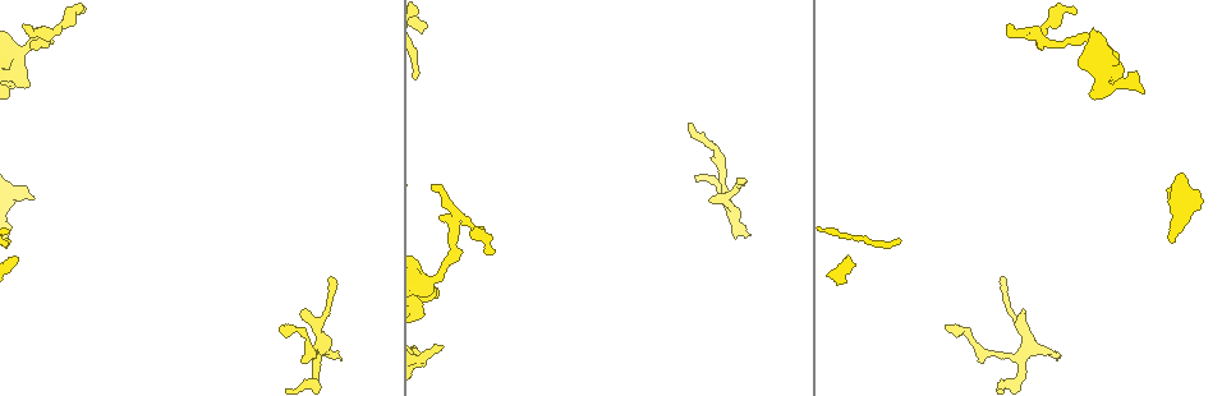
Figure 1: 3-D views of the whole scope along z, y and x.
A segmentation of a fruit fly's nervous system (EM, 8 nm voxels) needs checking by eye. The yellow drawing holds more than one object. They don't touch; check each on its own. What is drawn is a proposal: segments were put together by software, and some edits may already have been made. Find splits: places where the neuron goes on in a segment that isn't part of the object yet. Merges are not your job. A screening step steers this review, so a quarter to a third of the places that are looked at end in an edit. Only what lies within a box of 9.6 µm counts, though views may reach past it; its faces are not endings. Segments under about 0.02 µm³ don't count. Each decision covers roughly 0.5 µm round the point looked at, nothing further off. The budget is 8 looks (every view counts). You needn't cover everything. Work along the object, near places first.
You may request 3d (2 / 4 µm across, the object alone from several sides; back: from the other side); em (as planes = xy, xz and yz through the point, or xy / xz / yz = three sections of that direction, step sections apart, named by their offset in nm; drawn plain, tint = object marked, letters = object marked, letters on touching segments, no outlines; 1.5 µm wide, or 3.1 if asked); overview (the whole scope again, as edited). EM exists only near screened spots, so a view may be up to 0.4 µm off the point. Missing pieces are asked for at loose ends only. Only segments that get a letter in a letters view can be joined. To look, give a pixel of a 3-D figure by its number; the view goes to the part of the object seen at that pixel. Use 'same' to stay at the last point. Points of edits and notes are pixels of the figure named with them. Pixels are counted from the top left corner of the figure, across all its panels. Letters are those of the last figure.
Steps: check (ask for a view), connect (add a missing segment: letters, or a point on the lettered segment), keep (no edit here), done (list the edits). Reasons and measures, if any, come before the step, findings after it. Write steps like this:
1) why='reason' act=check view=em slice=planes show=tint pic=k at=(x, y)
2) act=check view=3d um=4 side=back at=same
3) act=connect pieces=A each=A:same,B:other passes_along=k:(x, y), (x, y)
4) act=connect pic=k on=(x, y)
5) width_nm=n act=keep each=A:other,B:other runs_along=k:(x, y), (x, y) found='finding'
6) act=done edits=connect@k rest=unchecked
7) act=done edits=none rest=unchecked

why='tapers out' act=check view=em slice=planes show=letters pic=1 at=(945, 328)

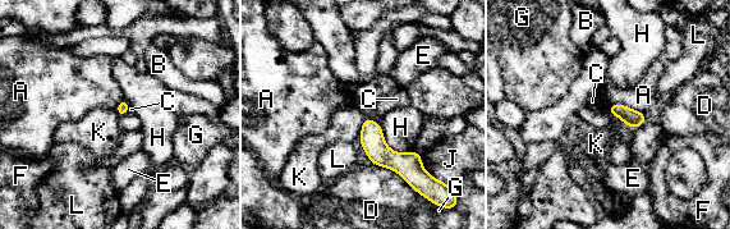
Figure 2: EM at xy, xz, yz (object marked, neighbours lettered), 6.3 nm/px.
act=keep each=A:other,B:other,C:other,D:other,E:other,F:other,G:other,H:other,J:other,K:other,L:other border=2:(609, 111), (623, 120), (629, 128) found='none of them fits'

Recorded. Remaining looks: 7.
why='free end' act=check view=em slice=planes show=letters pic=1 at=(1057, 361)

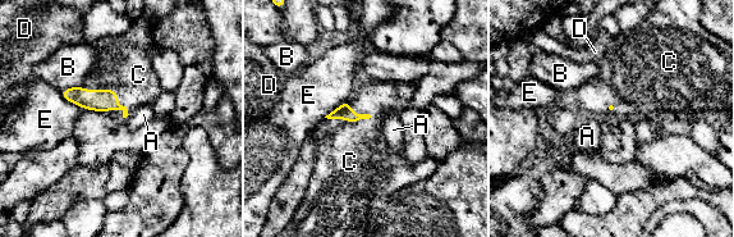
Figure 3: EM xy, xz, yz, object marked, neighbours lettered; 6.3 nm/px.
act=connect pieces=C each=A:other,B:other,C:same,D:other,E:other passes_along=3:(343, 112), (348, 121), (349, 160) found='the neuron continues'

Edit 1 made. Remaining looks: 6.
why='free end' act=check view=3d um=4 pic=1 at=(1167, 198)

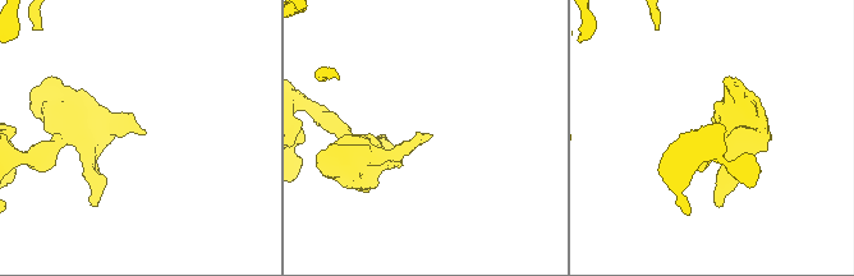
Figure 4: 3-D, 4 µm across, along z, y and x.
why='shape alone is not enough' act=check view=em slice=planes show=tint pic=4 at=(430, 137)

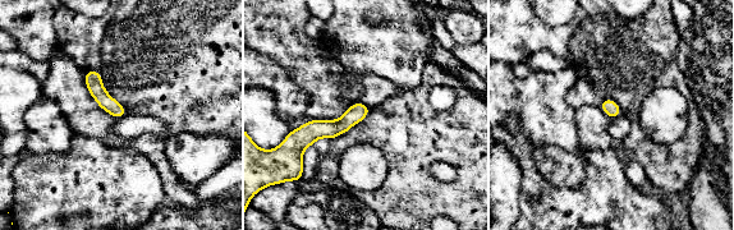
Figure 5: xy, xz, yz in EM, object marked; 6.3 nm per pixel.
why='see the neighbours' act=check view=em slice=planes show=letters at=same

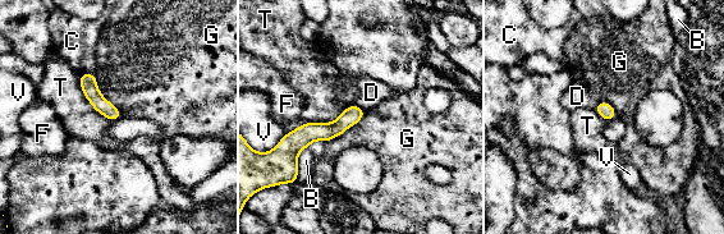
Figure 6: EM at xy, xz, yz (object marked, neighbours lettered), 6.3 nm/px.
act=keep each=B:other,C:other,D:other,F:other,G:other,T:other,V:other border=6:(94, 74), (99, 91), (123, 115) found='no lettered segment goes on from it'

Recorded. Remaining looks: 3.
act=done edits=connect@3 rest=unchecked

